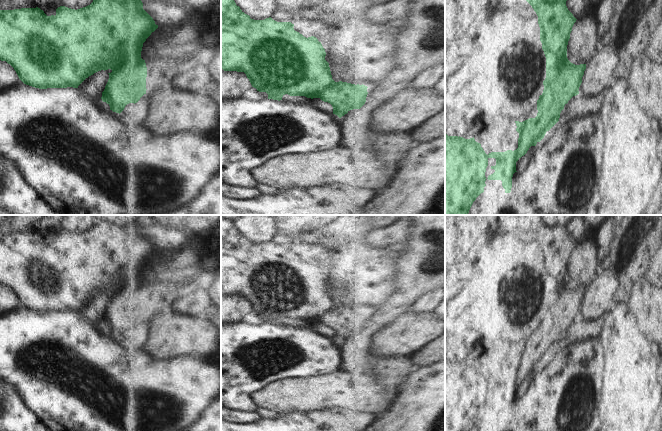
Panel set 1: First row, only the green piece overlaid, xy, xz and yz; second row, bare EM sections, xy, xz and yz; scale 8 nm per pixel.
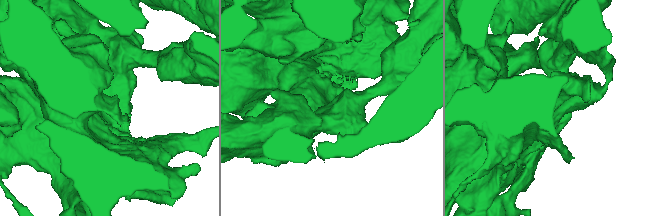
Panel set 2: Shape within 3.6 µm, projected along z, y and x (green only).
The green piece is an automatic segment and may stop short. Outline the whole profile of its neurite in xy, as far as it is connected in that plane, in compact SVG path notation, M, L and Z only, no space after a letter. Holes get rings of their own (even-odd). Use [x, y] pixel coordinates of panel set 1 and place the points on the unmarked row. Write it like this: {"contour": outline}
{"contour": "M93 215L94 224L93 226L80 233L71 233L65 230L60 230L56 233L56 239L47 240L40 232L21 232L14 234L0 234L0 284L6 285L16 295L19 303L26 309L39 312L67 312L78 310L89 300L101 294L111 293L112 296L109 298L108 306L102 316L102 325L106 326L110 330L110 334L116 337L121 337L125 330L129 327L137 327L140 322L146 318L146 301L147 291L145 284L141 282L141 275L143 267L146 263L154 256L158 249L155 248L153 242L143 233L143 227L141 223L147 220L148 215Z"}

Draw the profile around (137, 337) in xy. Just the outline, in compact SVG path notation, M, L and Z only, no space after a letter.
M144 318L137 327L129 327L120 337L127 348L143 348L149 341L152 332L152 323Z

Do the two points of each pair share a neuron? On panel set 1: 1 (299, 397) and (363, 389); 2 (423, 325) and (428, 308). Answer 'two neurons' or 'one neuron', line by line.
1: one neuron
2: two neurons

